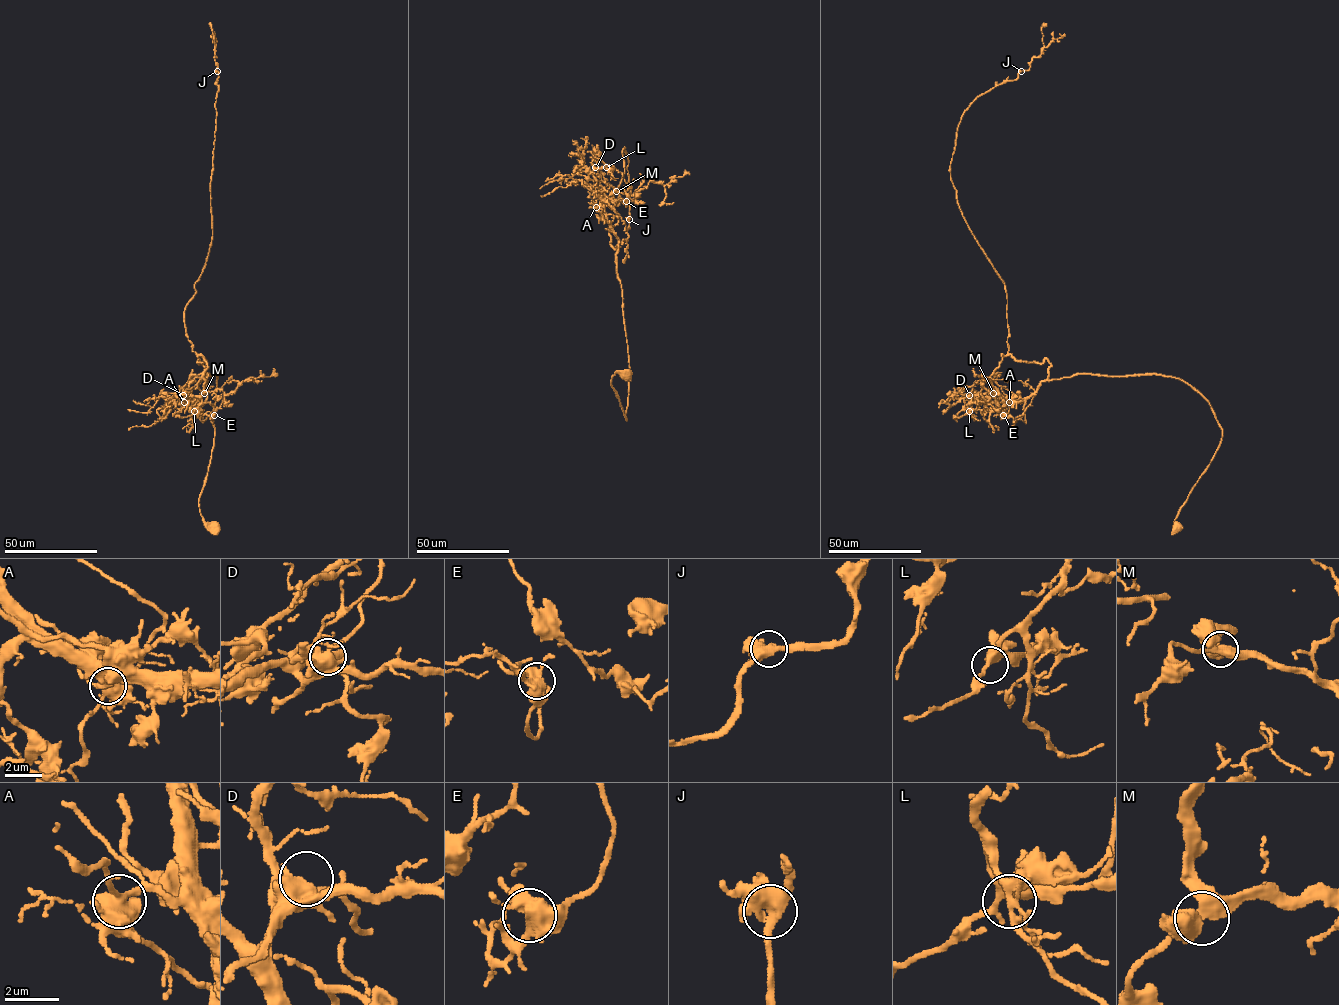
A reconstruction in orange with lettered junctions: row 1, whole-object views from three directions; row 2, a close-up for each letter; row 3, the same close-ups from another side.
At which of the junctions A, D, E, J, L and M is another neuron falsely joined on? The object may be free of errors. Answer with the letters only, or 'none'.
none

